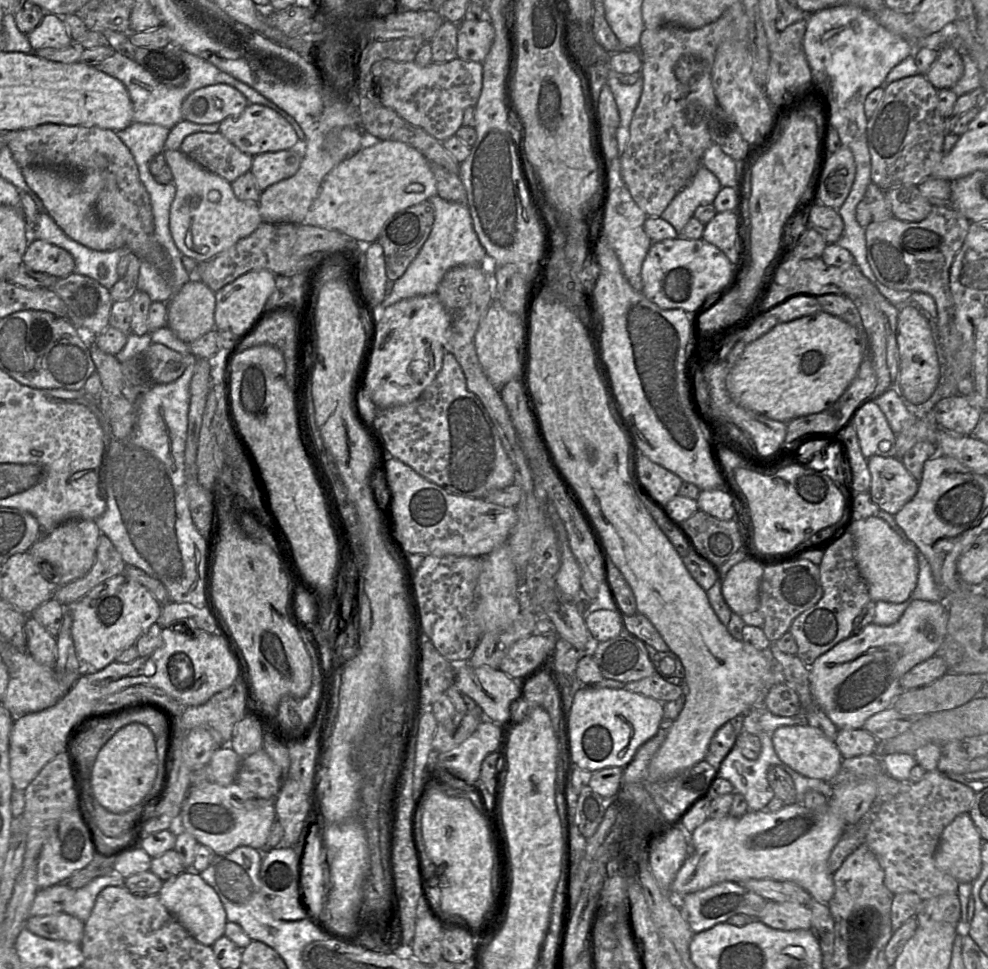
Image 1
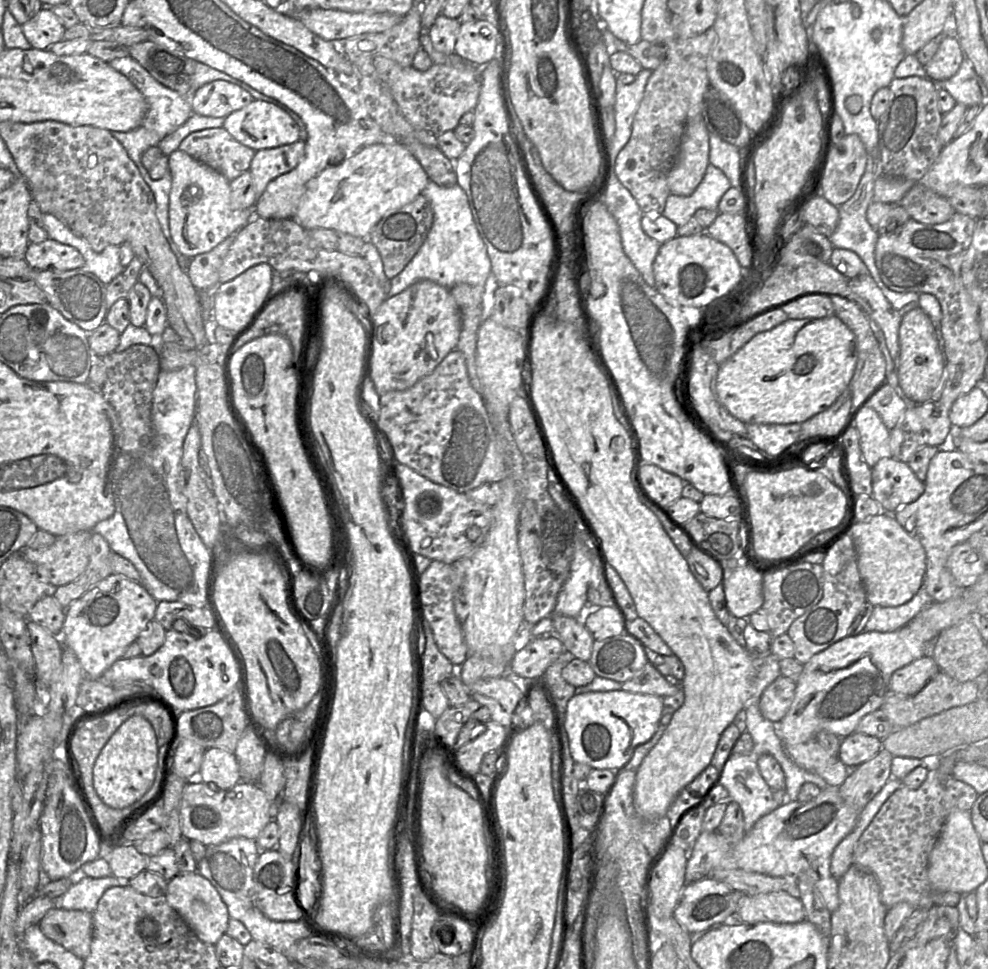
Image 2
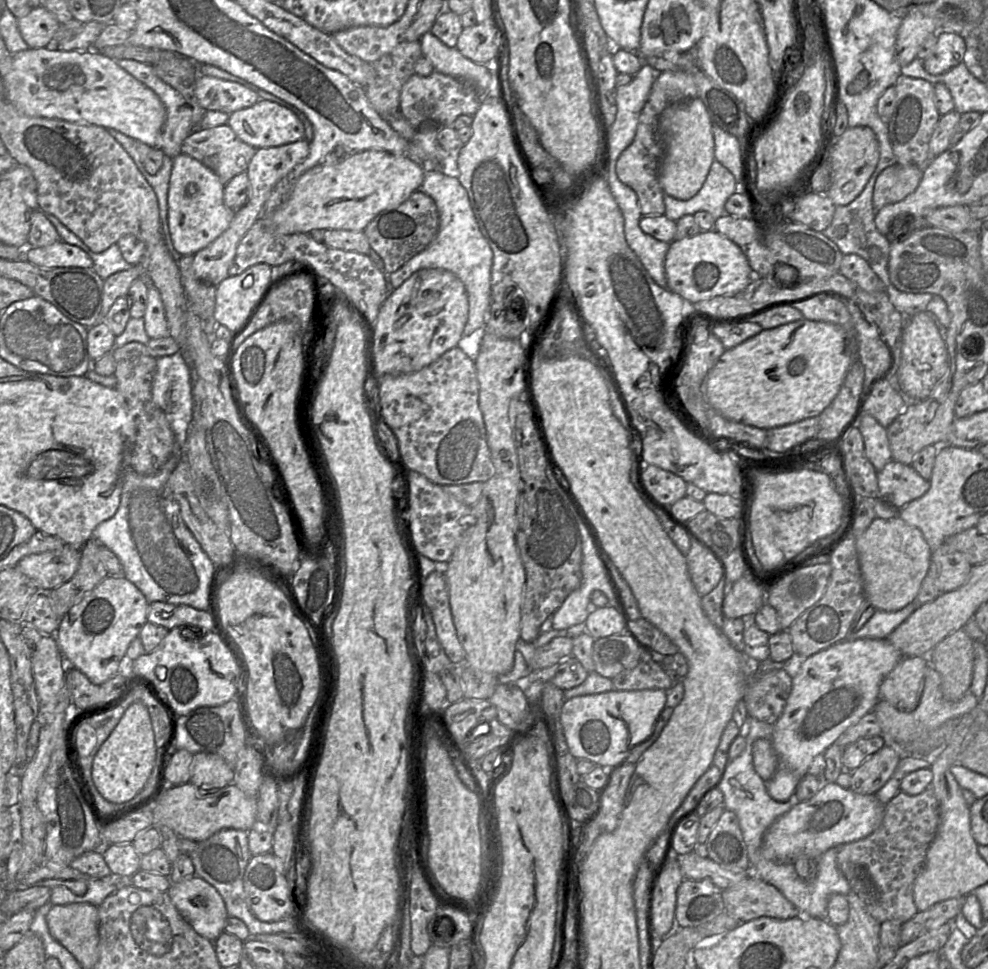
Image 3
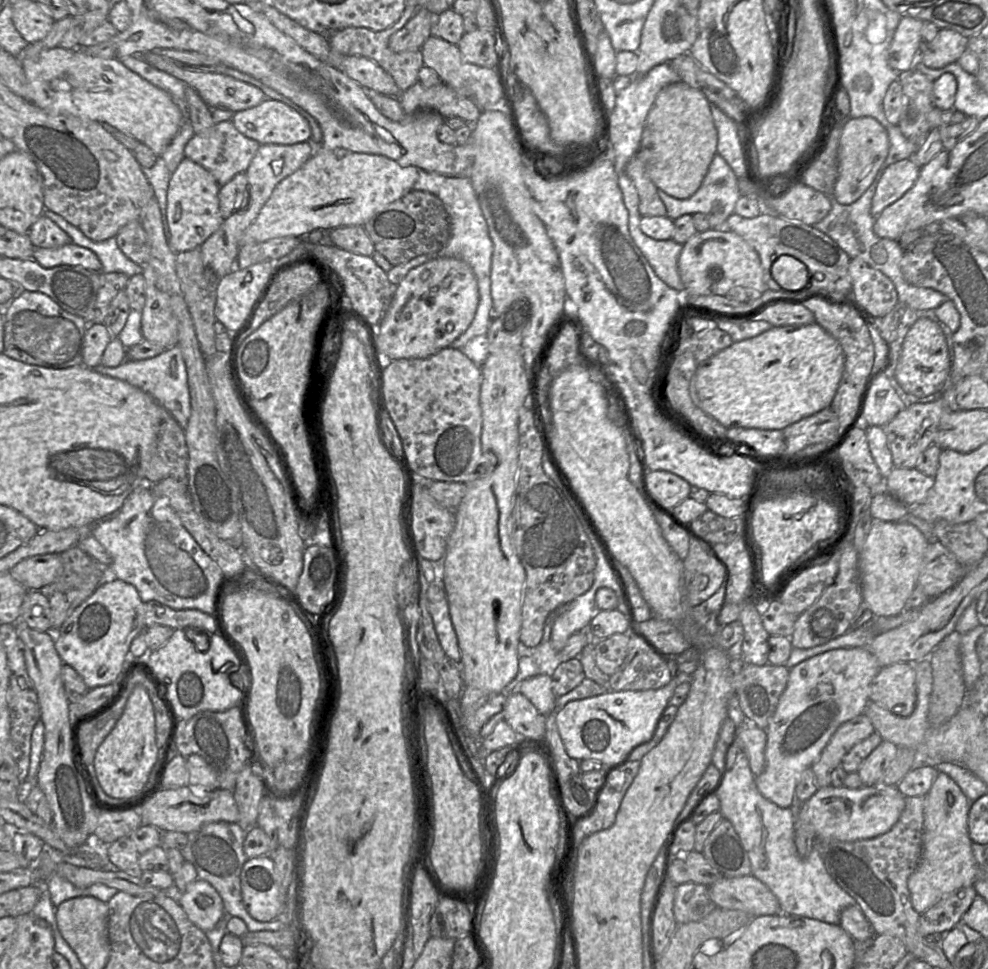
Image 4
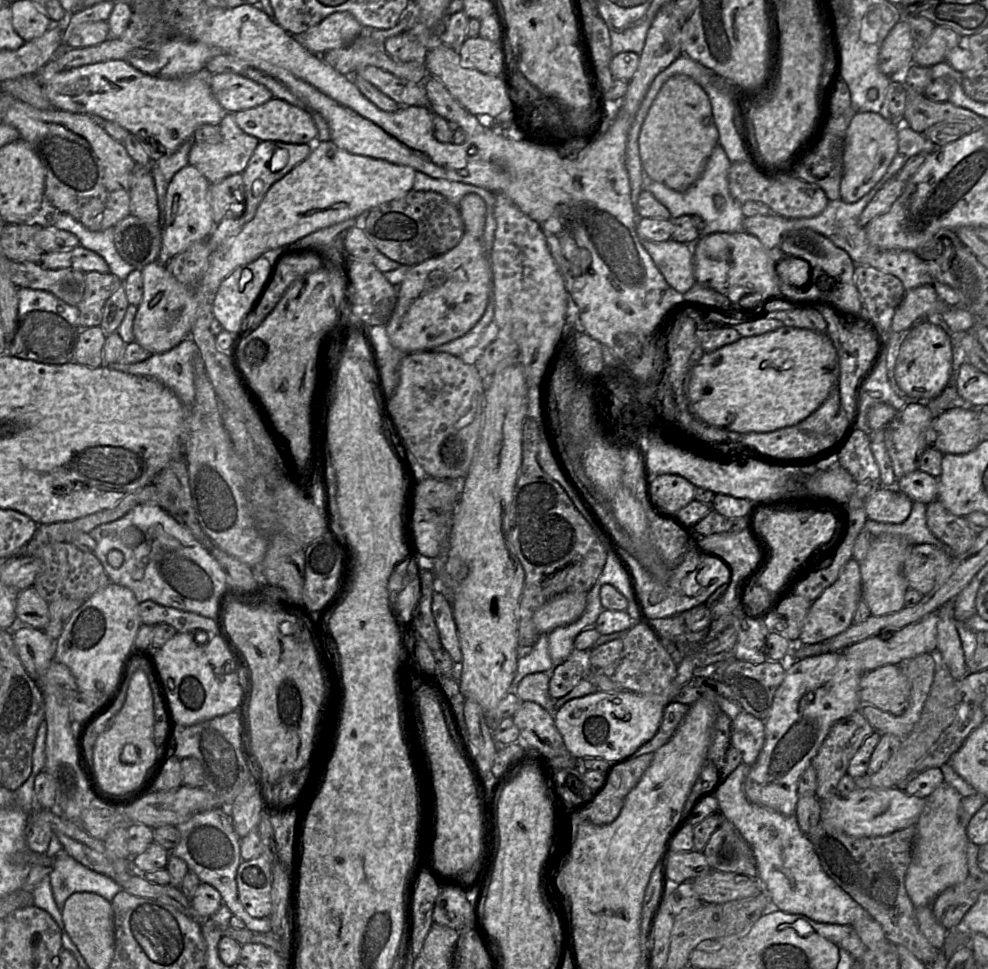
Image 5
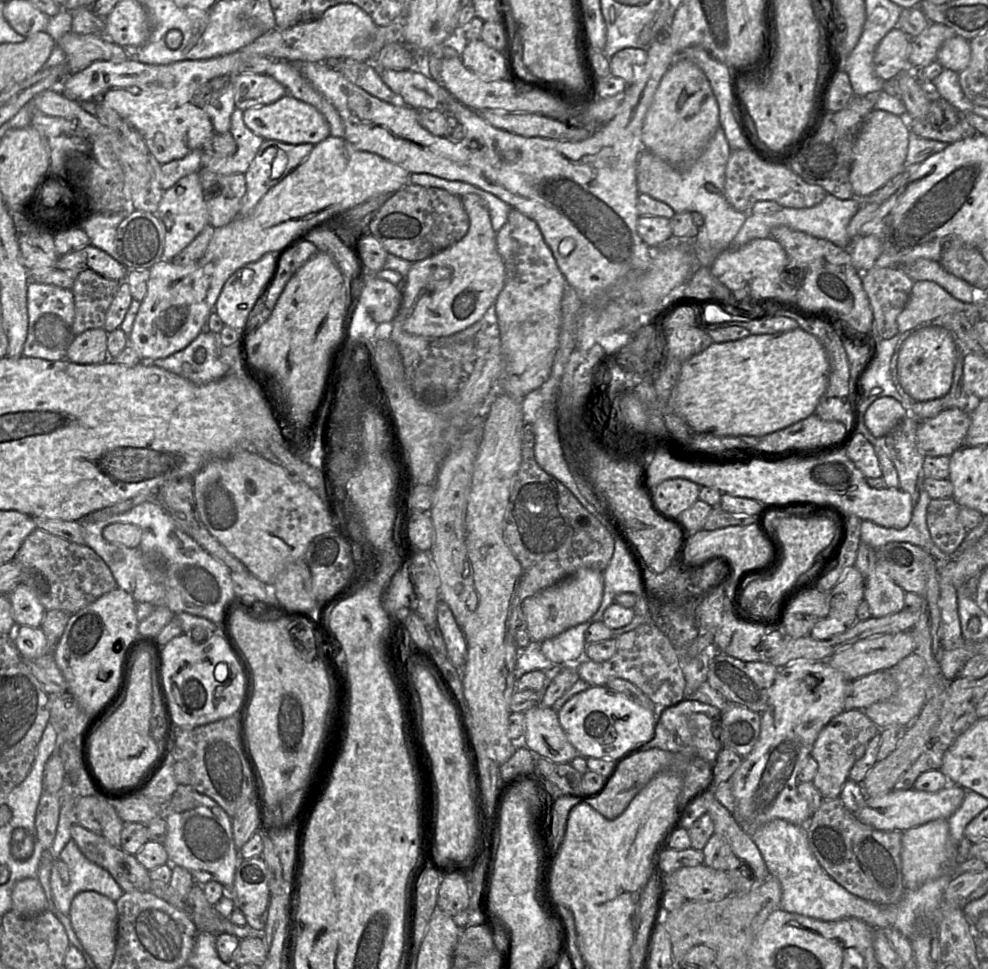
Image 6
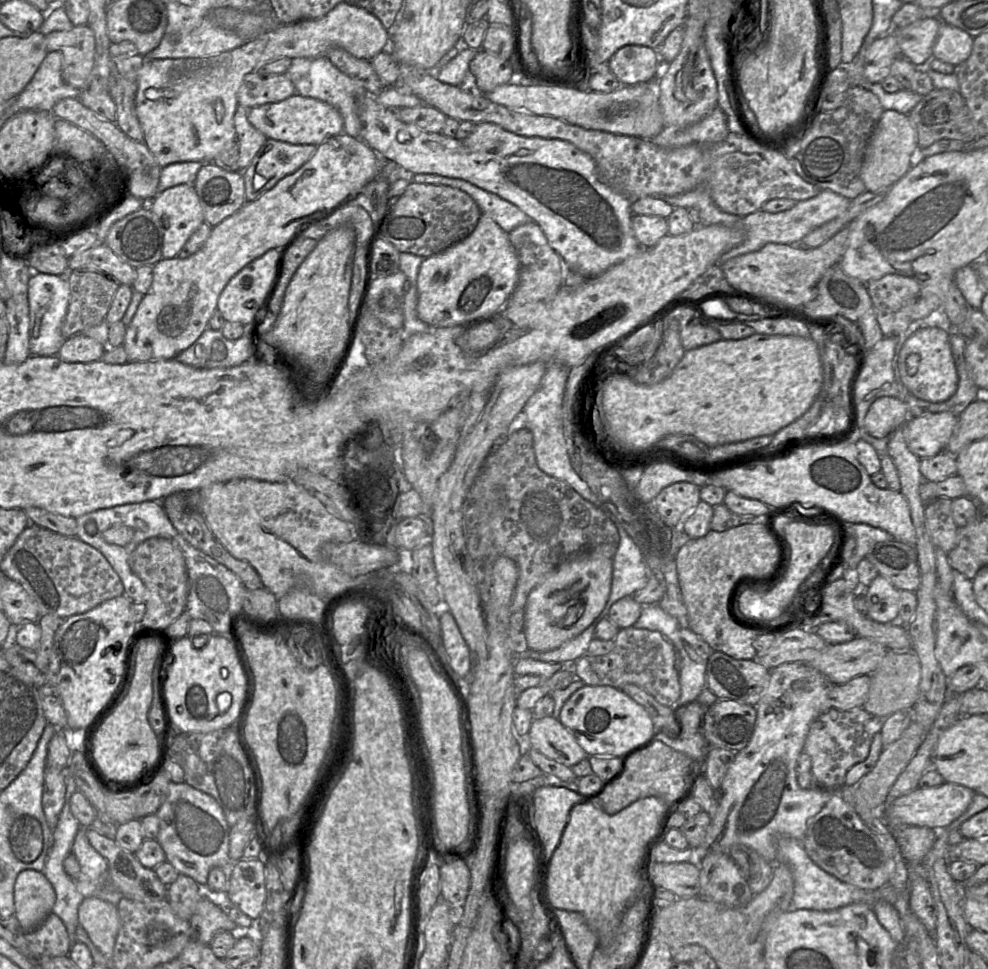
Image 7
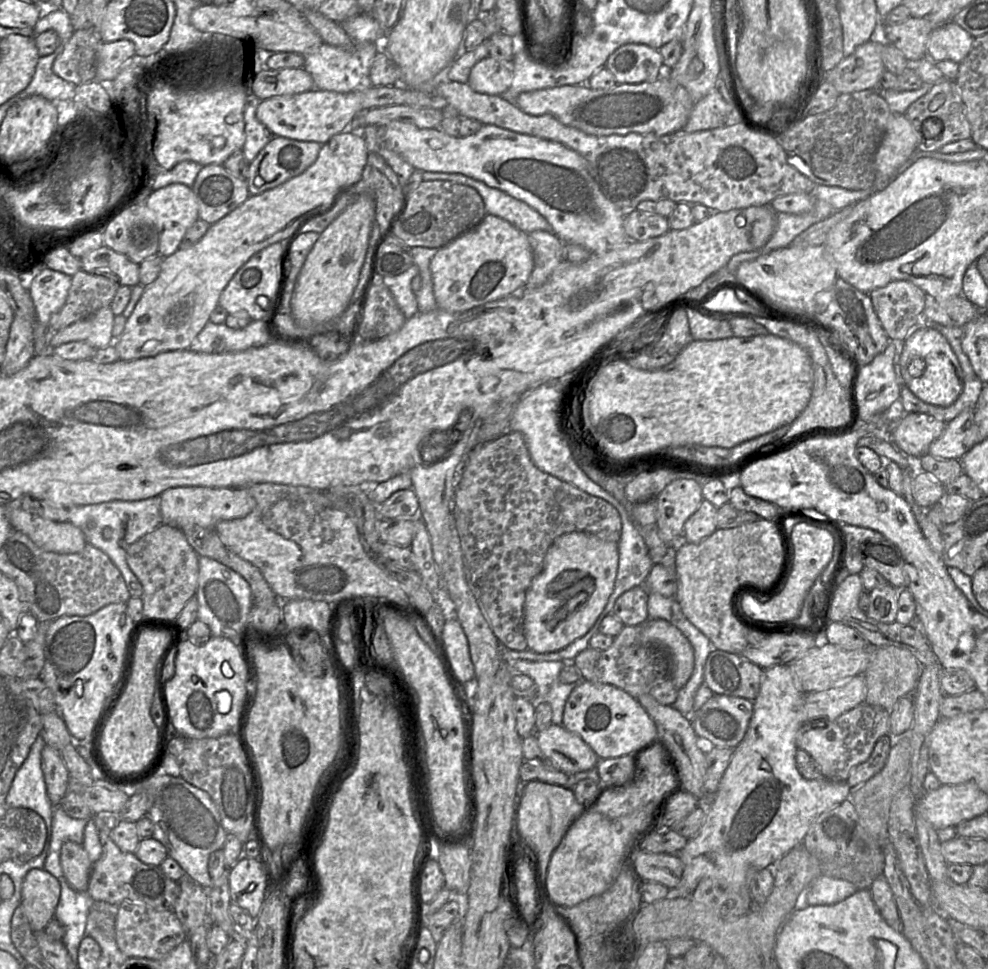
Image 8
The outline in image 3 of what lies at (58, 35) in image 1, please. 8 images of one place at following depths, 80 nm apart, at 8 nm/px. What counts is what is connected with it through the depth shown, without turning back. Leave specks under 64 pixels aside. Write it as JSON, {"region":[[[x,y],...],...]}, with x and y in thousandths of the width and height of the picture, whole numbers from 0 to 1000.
{"region":[[[43,5],[17,20],[17,25],[21,38],[30,50],[51,47],[61,27],[56,17]]]}

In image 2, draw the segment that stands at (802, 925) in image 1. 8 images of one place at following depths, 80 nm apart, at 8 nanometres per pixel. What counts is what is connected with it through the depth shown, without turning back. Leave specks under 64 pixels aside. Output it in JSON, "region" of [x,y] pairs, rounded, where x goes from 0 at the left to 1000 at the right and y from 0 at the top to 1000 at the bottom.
{"region":[[[796,921],[754,923],[744,942],[753,953],[803,954],[816,948],[812,930]]]}

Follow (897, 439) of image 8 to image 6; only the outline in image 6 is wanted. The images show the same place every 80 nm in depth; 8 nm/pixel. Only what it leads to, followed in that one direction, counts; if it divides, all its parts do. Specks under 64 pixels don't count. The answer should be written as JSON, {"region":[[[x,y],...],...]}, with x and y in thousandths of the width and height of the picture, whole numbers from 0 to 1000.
{"region":[[[959,422],[944,431],[932,433],[927,457],[934,471],[963,471],[976,461],[983,438],[981,423]]]}

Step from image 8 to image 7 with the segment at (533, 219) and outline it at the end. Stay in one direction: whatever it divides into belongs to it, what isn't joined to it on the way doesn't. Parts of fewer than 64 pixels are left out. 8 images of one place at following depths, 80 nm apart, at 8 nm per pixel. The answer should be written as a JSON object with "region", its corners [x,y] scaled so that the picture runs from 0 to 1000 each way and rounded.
{"region":[[[424,179],[418,181],[418,188],[446,190],[472,198],[483,209],[488,220],[496,223],[496,225],[514,240],[520,235],[538,228],[533,221],[517,208],[466,184]]]}

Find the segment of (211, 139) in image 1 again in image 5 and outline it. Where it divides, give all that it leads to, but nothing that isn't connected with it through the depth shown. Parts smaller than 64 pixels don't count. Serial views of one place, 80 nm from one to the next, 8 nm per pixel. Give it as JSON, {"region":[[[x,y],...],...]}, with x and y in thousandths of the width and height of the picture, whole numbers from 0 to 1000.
{"region":[[[230,116],[222,128],[225,144],[221,149],[196,148],[190,165],[212,189],[244,180],[263,144],[246,136],[238,126],[237,117]]]}

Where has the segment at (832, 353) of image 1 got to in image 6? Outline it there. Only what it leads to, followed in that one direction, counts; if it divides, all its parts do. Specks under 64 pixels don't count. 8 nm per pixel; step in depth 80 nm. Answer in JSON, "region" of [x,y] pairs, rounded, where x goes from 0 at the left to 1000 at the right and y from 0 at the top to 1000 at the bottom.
{"region":[[[810,337],[783,345],[758,346],[754,349],[732,354],[721,354],[716,360],[690,375],[688,388],[680,404],[680,420],[690,429],[703,446],[720,447],[727,450],[763,450],[794,443],[825,426],[825,422],[838,398],[839,375],[836,363],[829,351]]]}

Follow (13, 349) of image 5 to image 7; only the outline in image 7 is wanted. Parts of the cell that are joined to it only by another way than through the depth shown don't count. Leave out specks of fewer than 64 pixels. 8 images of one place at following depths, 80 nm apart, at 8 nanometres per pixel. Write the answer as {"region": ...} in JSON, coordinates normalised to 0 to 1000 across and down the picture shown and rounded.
{"region":[[[38,282],[28,291],[28,313],[30,324],[29,360],[31,366],[58,367],[66,353],[63,333],[71,312],[71,296],[67,285]]]}

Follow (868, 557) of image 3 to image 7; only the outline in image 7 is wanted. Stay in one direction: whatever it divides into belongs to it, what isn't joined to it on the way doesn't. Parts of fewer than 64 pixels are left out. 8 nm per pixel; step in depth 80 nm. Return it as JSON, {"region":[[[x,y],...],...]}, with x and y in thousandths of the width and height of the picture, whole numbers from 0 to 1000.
{"region":[[[889,593],[874,608],[879,637],[890,643],[907,643],[911,630],[911,609],[896,595]]]}

